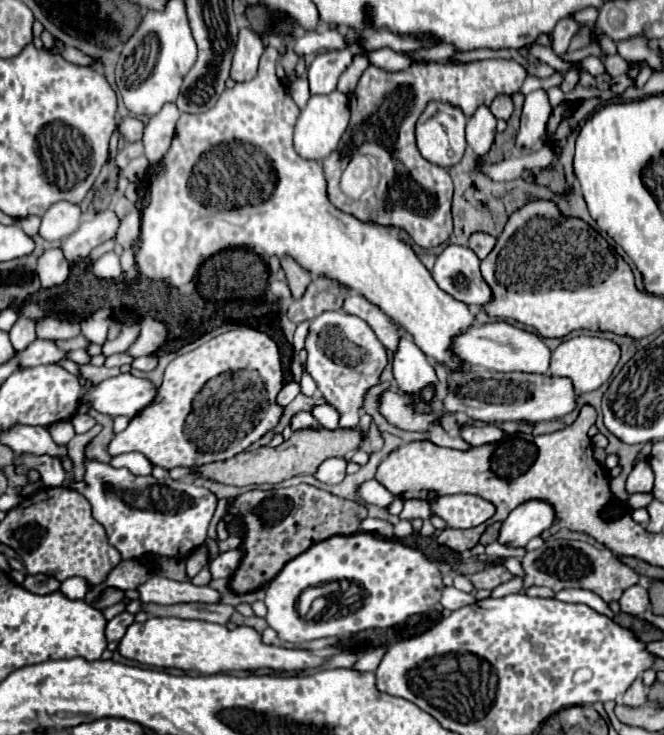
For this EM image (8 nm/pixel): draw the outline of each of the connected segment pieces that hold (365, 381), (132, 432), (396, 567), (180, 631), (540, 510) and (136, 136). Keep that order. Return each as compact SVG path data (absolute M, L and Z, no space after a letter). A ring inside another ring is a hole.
M336 310L322 312L322 316L310 322L306 354L306 372L314 378L326 402L338 410L340 426L356 428L364 398L368 390L380 382L380 374L388 364L388 352L384 344L374 336L372 328L362 318Z
M227 324L226 329L221 334L205 341L194 350L184 353L184 347L182 348L183 353L178 358L174 358L164 372L164 382L158 390L156 402L152 406L148 406L146 410L142 410L136 418L132 418L132 422L128 424L128 428L124 432L120 432L112 438L112 442L108 446L110 456L120 456L126 452L142 452L154 466L162 466L166 470L176 468L176 466L200 466L200 464L210 464L210 462L218 462L218 460L228 460L232 456L248 450L256 440L260 440L270 428L274 428L278 424L282 408L278 408L278 404L276 404L276 394L282 389L282 365L280 356L278 356L278 346L268 334L250 326L244 326L244 324Z
M366 532L332 536L290 560L266 586L266 622L278 632L280 640L294 644L356 634L368 628L390 628L406 622L414 614L428 612L440 600L442 588L440 570L434 562L426 560L420 550ZM328 582L338 582L342 588L334 598L334 606L328 606L328 612L316 620L300 618L296 612L298 596L310 586Z
M150 616L144 624L134 622L132 626L128 626L124 638L118 642L118 652L124 658L136 660L140 664L148 664L156 668L192 670L198 674L252 672L258 668L296 672L296 670L314 670L324 662L322 658L316 658L306 650L286 650L280 646L268 646L262 642L256 630L246 626L228 630L226 626L212 622L156 618L156 616Z
M528 500L514 508L510 516L502 522L498 542L508 546L526 546L532 538L540 536L556 522L556 512L552 504L544 500Z
M122 118L120 120L120 132L124 136L124 140L132 142L132 140L140 140L142 138L142 130L144 124L140 122L140 118Z

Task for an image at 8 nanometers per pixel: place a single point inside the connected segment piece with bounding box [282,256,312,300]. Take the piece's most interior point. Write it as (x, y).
(296, 276)

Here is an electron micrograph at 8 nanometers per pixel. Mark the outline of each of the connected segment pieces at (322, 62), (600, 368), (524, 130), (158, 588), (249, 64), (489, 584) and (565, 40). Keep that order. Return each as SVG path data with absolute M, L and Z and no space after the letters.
M348 30L346 32L346 42L348 48L344 50L332 50L328 54L318 54L314 62L308 68L308 82L310 82L310 94L330 94L336 90L340 74L350 66L352 56L360 54L360 50L354 42L358 38L358 32Z
M574 336L574 338L562 342L552 352L548 374L570 378L572 386L574 386L574 392L584 394L584 392L598 390L610 378L618 360L620 360L620 348L614 342L604 340L604 338L594 338L594 336Z
M536 90L526 96L522 120L520 120L520 132L516 138L518 148L528 152L528 150L534 150L536 144L540 144L546 132L546 122L550 112L552 112L552 106L548 102L546 90Z
M152 576L138 588L142 604L180 604L180 602L218 602L220 594L208 586L194 586L192 582L176 582L164 576Z
M242 28L234 52L232 62L232 78L238 82L252 80L258 74L258 64L264 52L264 44L260 34L256 34L252 28Z
M486 566L484 570L476 572L470 576L470 582L474 584L476 590L494 590L498 584L504 584L508 580L512 580L514 576L504 568L504 566Z
M562 18L556 28L554 28L554 38L552 38L552 50L558 54L558 56L564 56L568 46L570 46L570 40L582 32L582 24L572 20L572 18Z

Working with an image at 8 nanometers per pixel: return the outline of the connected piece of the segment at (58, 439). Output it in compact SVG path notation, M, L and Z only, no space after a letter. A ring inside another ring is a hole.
M58 422L58 424L50 426L48 432L52 434L52 438L54 438L56 444L68 444L74 438L74 434L76 434L70 422Z

